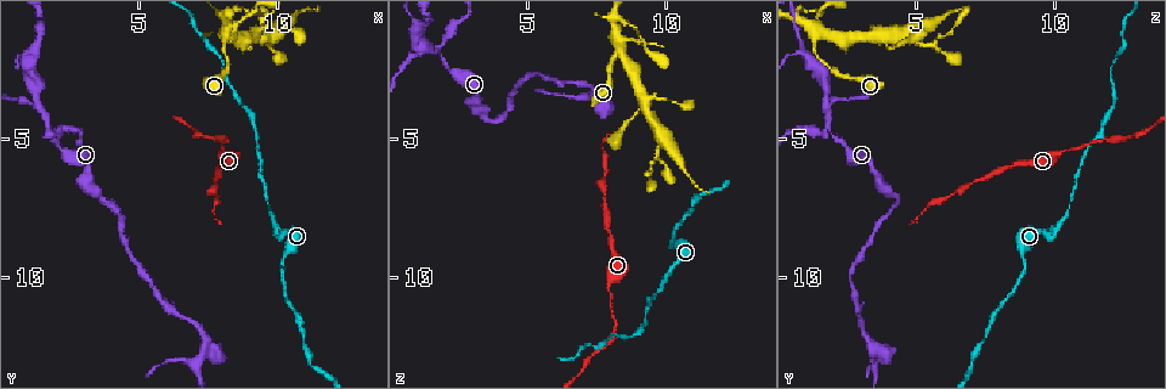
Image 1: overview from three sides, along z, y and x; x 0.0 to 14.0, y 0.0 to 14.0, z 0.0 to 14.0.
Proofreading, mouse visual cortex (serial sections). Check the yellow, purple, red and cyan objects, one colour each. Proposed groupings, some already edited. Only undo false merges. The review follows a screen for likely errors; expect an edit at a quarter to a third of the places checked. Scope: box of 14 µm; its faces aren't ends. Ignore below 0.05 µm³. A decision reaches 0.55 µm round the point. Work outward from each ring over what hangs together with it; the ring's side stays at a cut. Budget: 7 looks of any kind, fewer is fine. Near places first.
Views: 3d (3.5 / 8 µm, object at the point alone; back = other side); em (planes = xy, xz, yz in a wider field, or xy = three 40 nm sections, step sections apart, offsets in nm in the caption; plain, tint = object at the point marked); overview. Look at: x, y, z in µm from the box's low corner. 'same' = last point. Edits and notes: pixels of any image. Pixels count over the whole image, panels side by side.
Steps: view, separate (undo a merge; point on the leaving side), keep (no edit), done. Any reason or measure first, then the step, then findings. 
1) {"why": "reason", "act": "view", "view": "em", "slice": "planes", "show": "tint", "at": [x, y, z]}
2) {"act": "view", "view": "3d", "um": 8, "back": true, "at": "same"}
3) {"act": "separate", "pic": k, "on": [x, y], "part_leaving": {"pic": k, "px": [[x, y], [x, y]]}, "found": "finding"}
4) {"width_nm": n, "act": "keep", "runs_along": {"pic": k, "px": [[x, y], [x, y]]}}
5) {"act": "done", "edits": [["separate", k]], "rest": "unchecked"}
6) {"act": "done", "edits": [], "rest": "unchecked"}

{"why": "three arms meet", "act": "view", "view": "3d", "um": 8, "at": [1.2, 1.8, 0.9]}

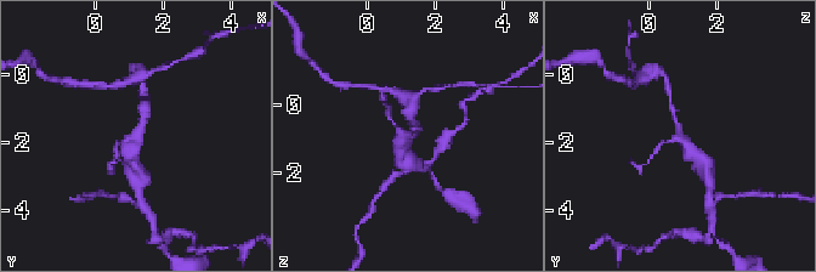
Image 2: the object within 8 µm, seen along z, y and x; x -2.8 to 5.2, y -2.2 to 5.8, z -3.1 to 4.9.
{"arms": 3, "arm_widths_nm": [150, 150, 350], "why": "need the tissue", "act": "view", "view": "em", "slice": "xy", "step": 3, "show": "tint", "at": [1.2, 1.8, 1.0]}

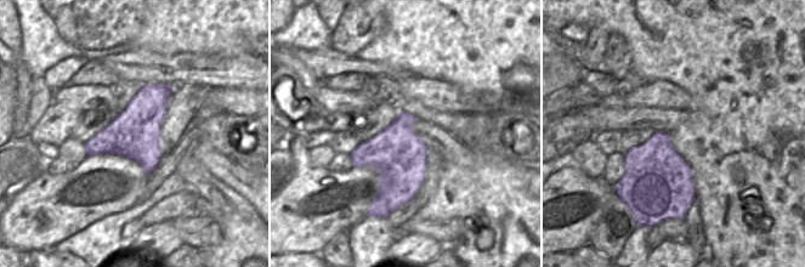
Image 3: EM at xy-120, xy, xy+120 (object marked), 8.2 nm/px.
{"act": "keep", "runs_along": {"pic": 2, "px": [[704, 163], [679, 135], [672, 106]]}, "found": "all the same cell"}

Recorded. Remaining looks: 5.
{"why": "four or more arms meet", "act": "view", "view": "em", "slice": "xy", "step": 3, "show": "tint", "at": [8.1, 1.4, 1.4]}

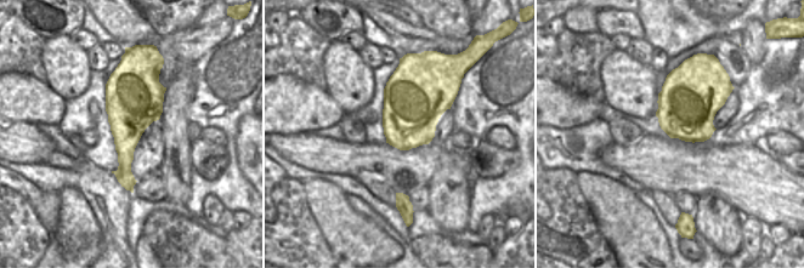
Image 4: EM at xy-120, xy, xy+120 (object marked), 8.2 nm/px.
{"act": "view", "view": "3d", "um": 3.5, "at": "same"}

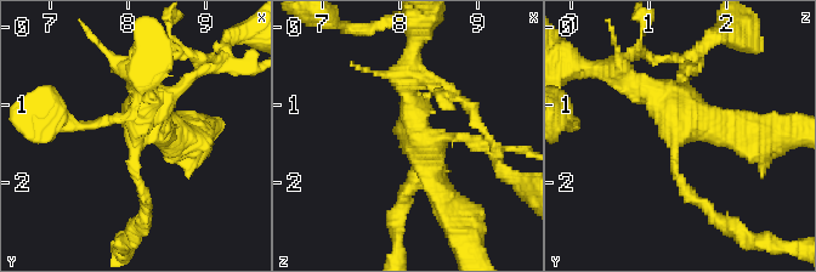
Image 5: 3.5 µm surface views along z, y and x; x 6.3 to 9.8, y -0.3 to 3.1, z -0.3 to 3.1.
{"width_nm": 480, "act": "keep", "runs_along": {"pic": 5, "px": [[146, 200], [135, 132], [176, 137]]}, "found": "one cell here"}

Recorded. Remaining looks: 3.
{"why": "sharp bend", "act": "view", "view": "3d", "um": 8, "back": true, "at": [9.2, 1.2, 3.8]}

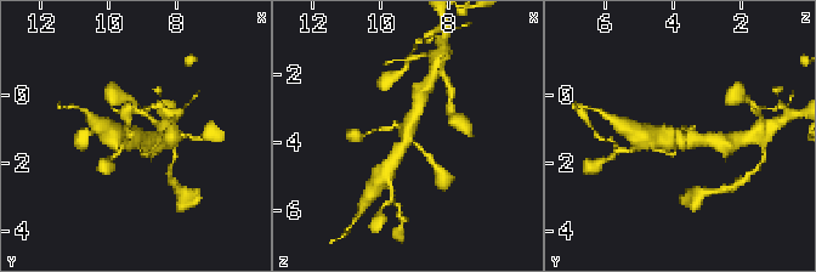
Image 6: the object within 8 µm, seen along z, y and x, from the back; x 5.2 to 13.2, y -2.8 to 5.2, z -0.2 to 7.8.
{"act": "view", "view": "3d", "um": 3.5, "at": [9.3, 1.2, 3.8]}

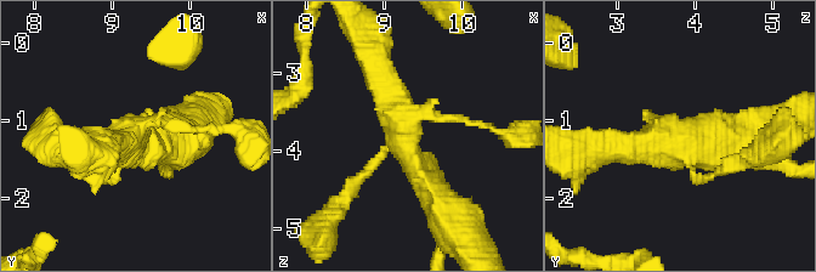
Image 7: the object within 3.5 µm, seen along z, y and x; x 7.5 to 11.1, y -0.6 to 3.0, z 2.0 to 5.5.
{"act": "view", "view": "em", "slice": "xy", "step": 1, "show": "tint", "at": [9.25, 1.25, 3.80]}

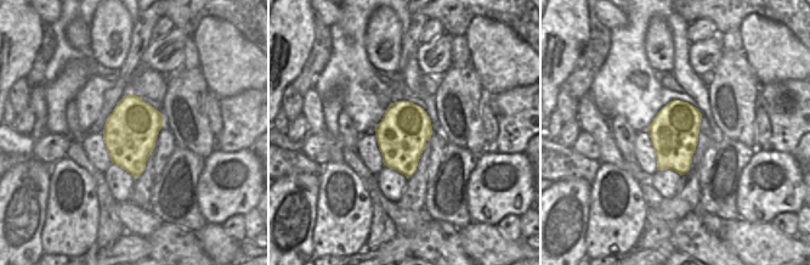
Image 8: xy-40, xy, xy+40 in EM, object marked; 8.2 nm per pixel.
{"act": "keep", "runs_along": {"pic": 7, "px": [[373, 62], [440, 203]]}, "found": "one cell here"}

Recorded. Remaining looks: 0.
{"act": "done", "edits": [], "rest": "unchecked"}

